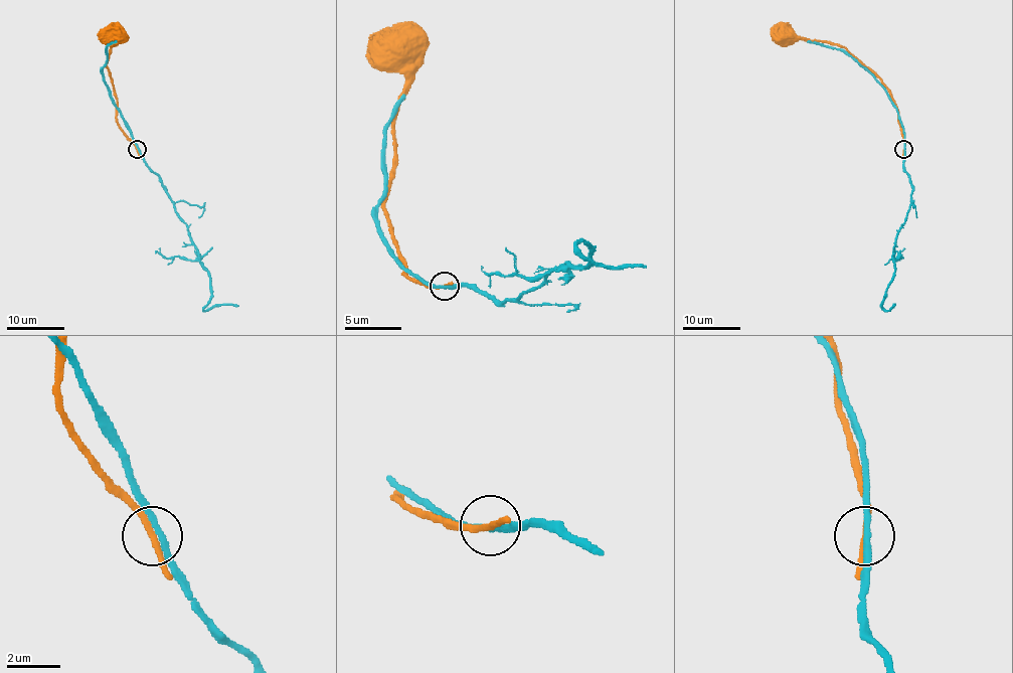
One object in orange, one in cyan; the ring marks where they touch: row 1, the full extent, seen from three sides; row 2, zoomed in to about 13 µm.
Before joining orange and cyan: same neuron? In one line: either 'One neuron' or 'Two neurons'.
Two neurons

